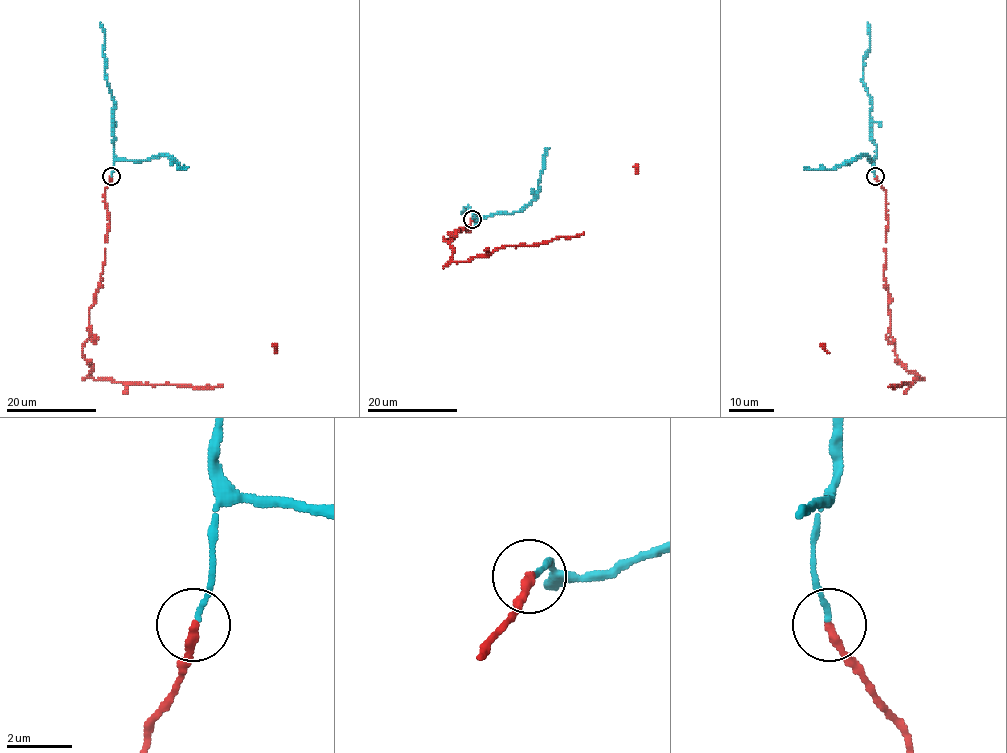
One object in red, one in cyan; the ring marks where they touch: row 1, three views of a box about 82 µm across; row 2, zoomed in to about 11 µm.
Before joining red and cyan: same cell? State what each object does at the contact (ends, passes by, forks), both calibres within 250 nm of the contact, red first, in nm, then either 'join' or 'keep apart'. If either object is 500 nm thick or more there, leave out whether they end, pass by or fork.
red ends there; cyan ends there; 280 nm thick on the red side, 150 nm on the other; join

